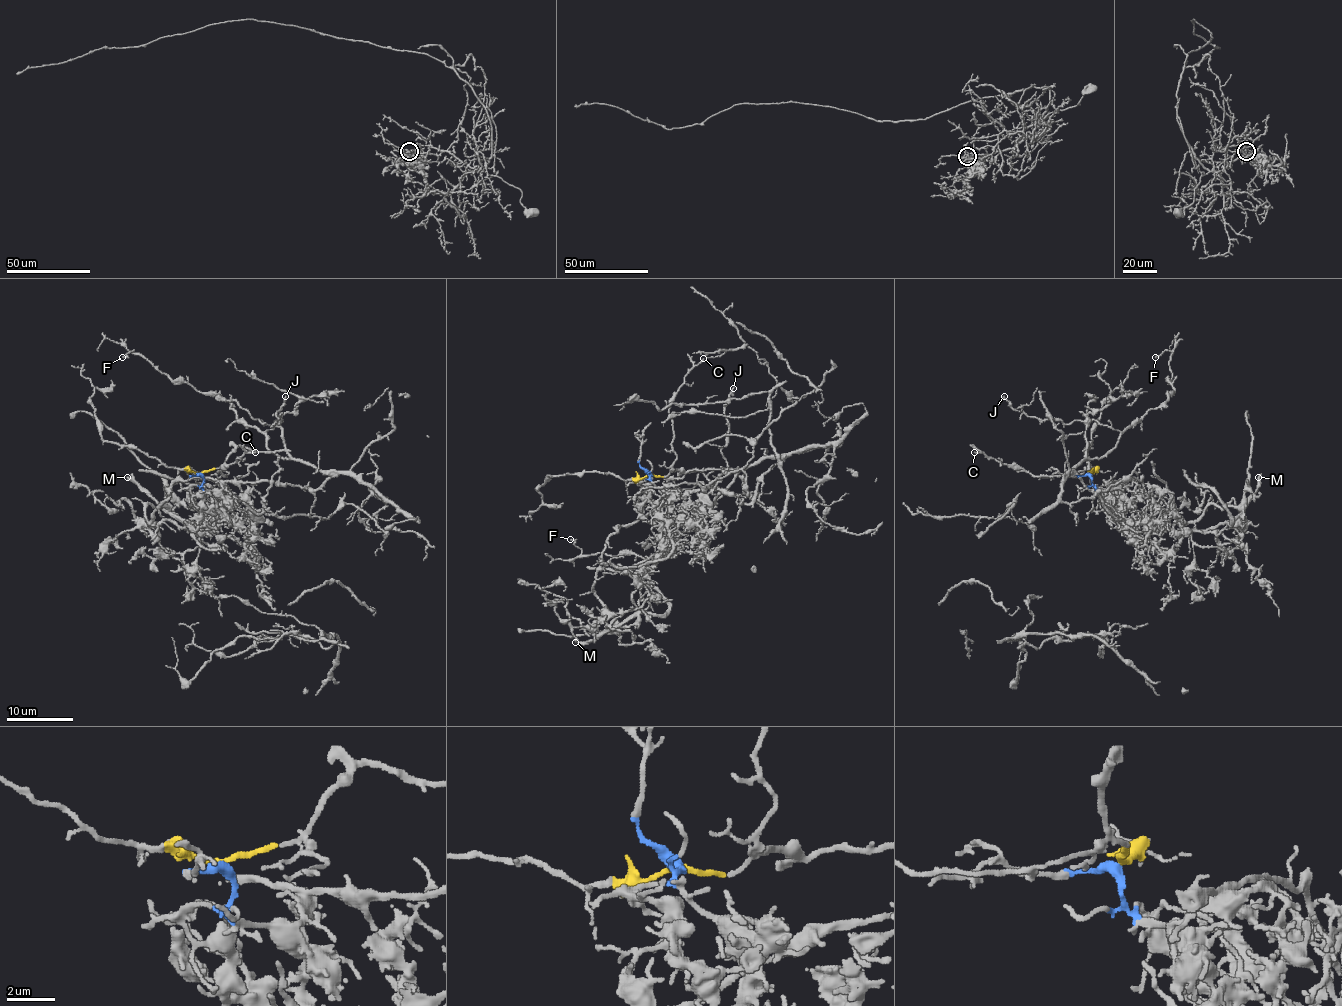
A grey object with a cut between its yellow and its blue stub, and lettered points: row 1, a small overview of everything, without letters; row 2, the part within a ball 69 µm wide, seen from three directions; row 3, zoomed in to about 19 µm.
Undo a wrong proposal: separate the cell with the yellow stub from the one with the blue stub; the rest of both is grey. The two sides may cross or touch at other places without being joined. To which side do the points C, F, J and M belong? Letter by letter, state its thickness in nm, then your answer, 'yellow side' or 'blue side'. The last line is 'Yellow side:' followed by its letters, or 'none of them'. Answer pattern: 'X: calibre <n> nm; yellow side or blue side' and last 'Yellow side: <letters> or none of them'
C: calibre 110 nm; yellow side
F: calibre 150 nm; yellow side
J: calibre 140 nm; yellow side
M: calibre 200 nm; blue side
Yellow side: C, F, J

